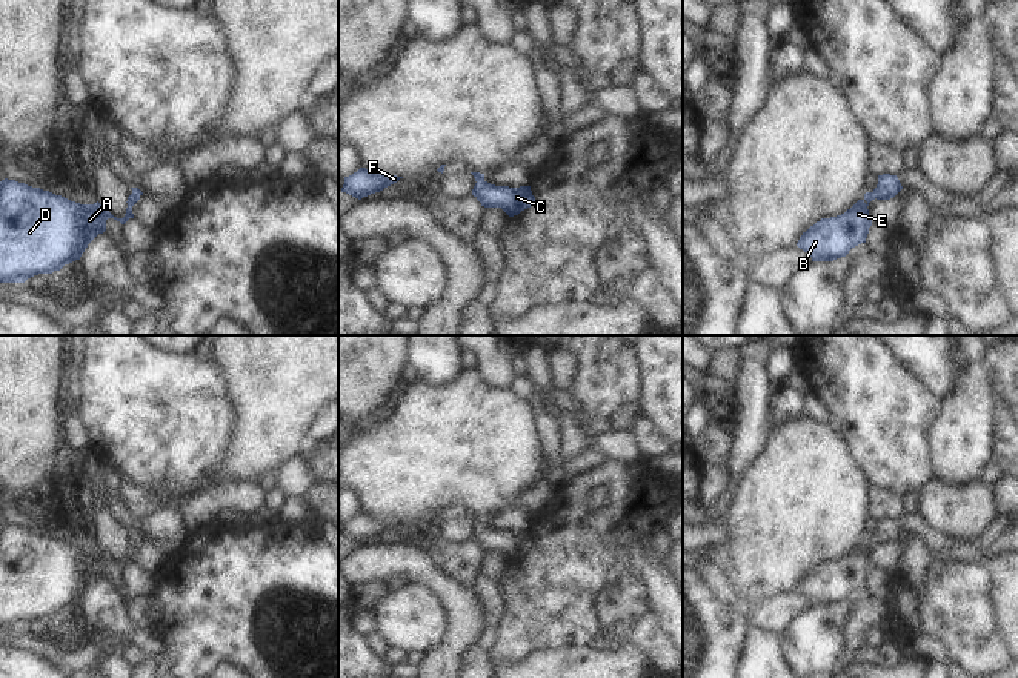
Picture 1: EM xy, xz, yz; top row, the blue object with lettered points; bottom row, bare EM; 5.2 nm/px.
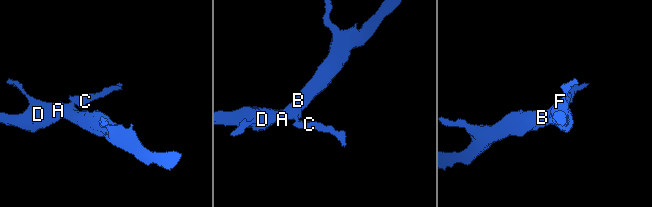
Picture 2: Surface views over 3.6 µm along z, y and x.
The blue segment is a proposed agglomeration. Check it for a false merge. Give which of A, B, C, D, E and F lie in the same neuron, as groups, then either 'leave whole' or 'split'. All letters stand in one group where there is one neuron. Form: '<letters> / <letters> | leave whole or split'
A B C D E F | leave whole

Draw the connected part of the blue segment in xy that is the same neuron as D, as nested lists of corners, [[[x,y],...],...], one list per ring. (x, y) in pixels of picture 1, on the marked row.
[[[15,180],[0,181],[0,283],[25,283],[38,274],[52,274],[65,264],[80,260],[88,244],[106,231],[106,220],[114,218],[125,224],[134,218],[132,206],[143,192],[131,188],[128,208],[123,218],[114,217],[98,201],[80,204],[40,188],[32,188]]]

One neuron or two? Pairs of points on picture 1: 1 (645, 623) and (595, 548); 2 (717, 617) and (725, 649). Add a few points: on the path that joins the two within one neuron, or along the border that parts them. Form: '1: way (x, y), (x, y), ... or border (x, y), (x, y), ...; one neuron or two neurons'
1: border (649, 609), (657, 624), (666, 634); two neurons
2: way (717, 624), (717, 641); one neuron

